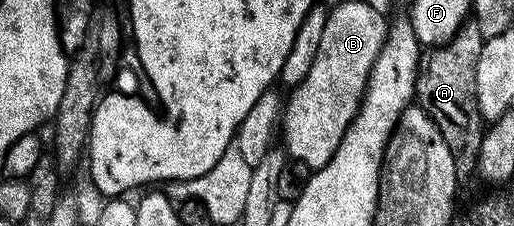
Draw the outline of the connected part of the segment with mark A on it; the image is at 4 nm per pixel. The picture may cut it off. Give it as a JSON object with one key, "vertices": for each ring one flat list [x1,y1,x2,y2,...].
{"vertices":[[465,22,452,40,429,47,421,55,420,68,416,71,415,103,438,126,450,154,454,154,457,169,471,173,476,166,476,155,482,146,486,122,476,101,478,58,486,37,474,22]]}

